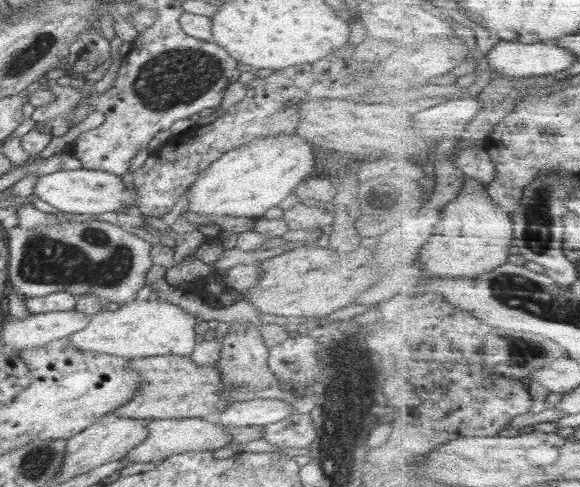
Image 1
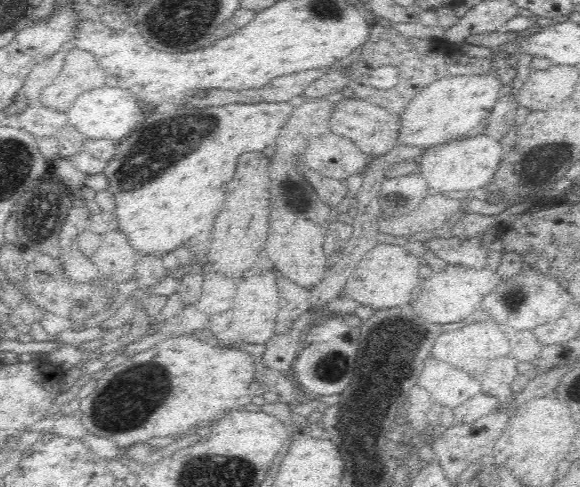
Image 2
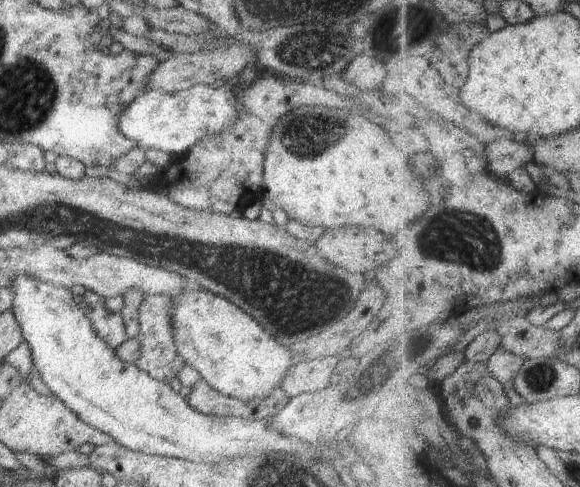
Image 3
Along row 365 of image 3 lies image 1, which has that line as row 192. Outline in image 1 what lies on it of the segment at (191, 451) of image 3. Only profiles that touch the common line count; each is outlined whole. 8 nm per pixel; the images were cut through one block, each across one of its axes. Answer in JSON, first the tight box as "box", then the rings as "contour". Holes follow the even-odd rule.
{"box":[33,167,137,218],"contour":[[[80,167],[78,170],[57,170],[46,175],[36,180],[33,195],[57,208],[60,214],[106,218],[109,212],[120,212],[128,203],[137,206],[136,190],[128,189],[116,174]]]}

